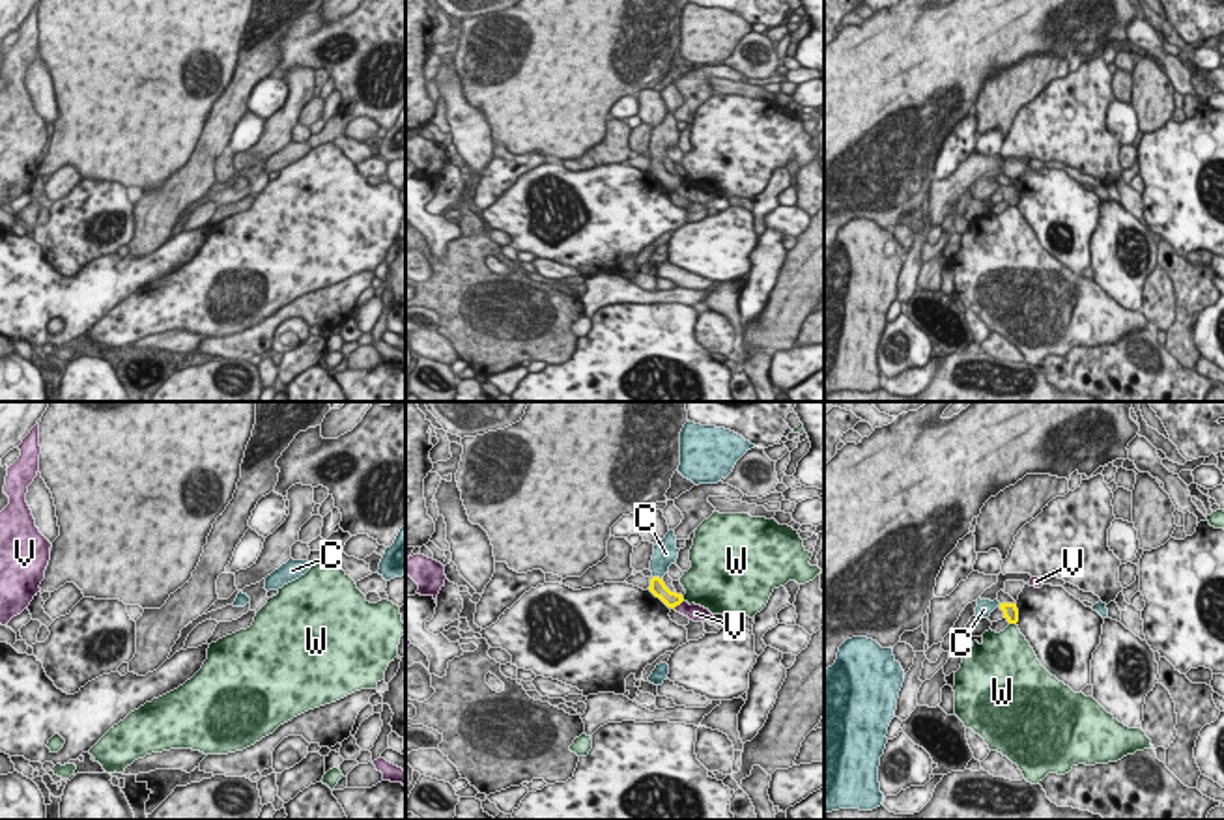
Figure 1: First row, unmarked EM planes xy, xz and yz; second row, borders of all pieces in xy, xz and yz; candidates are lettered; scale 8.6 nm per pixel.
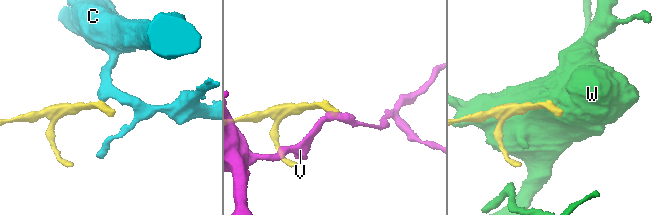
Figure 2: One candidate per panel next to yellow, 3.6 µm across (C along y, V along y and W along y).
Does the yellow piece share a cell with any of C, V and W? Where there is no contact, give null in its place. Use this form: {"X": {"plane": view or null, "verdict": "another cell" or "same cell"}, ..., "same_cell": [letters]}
{"C": {"plane": "xz", "verdict": "same cell"}, "V": {"plane": "xz", "verdict": "another cell"}, "W": {"plane": "yz", "verdict": "another cell"}, "same_cell": ["C"]}

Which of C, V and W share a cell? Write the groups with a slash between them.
C / V / W

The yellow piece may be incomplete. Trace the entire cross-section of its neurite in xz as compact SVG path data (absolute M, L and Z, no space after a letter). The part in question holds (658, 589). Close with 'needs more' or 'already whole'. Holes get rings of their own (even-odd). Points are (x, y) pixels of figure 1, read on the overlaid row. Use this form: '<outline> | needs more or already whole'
M669 530L665 538L654 545L654 555L650 560L652 579L648 590L671 609L680 605L684 598L682 594L671 592L662 577L669 573L671 564L676 564L678 551L675 530Z | needs more

